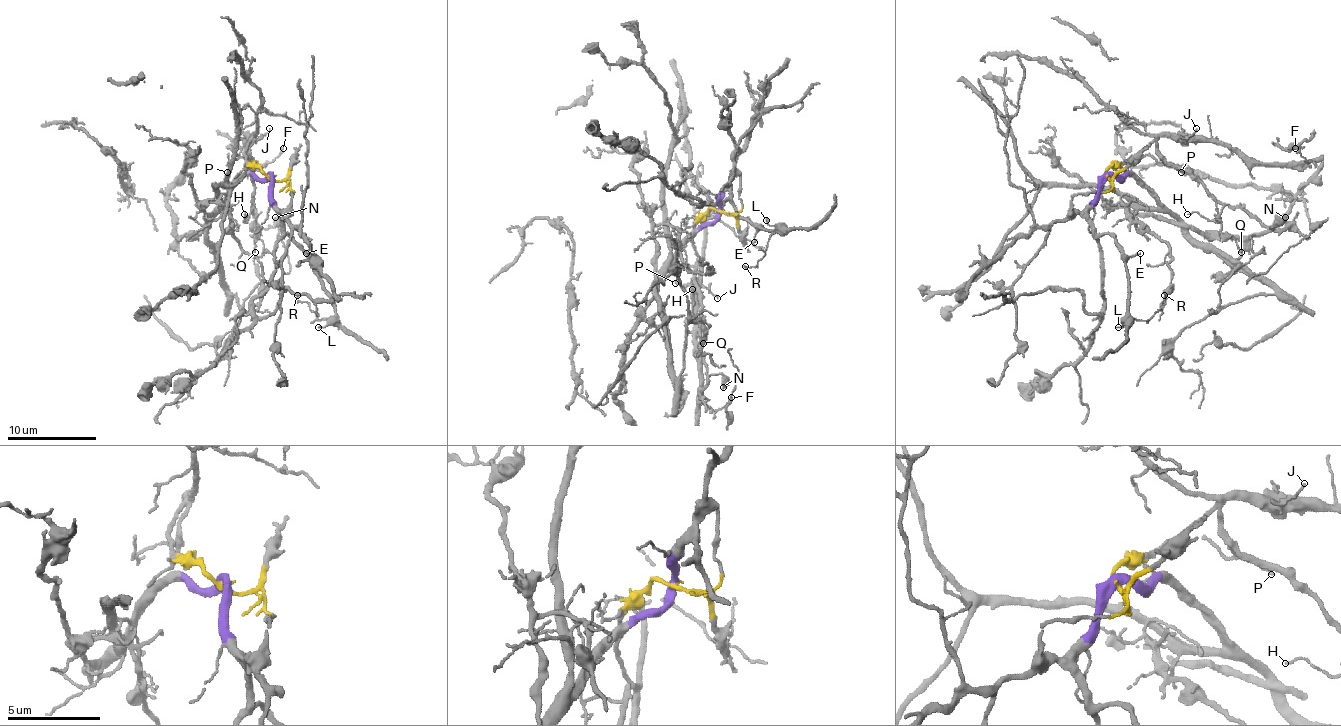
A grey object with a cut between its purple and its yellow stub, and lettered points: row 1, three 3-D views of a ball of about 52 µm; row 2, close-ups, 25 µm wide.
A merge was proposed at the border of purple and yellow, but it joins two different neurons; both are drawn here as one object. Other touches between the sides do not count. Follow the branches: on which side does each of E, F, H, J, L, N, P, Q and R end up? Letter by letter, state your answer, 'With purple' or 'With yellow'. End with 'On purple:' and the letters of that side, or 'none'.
E: With purple
F: With yellow
H: With yellow
J: With yellow
L: With purple
N: With yellow
P: With yellow
Q: With yellow
R: With purple
On purple: E, L, R

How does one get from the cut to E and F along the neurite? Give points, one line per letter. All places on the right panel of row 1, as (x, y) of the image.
E: (1108, 177), (1097, 203), (1088, 212), (1090, 228), (1097, 234), (1110, 234), (1128, 257), (1139, 252)
F: (1108, 177), (1106, 172), (1161, 137), (1224, 141), (1263, 163), (1297, 163), (1303, 168), (1308, 163), (1294, 148)

